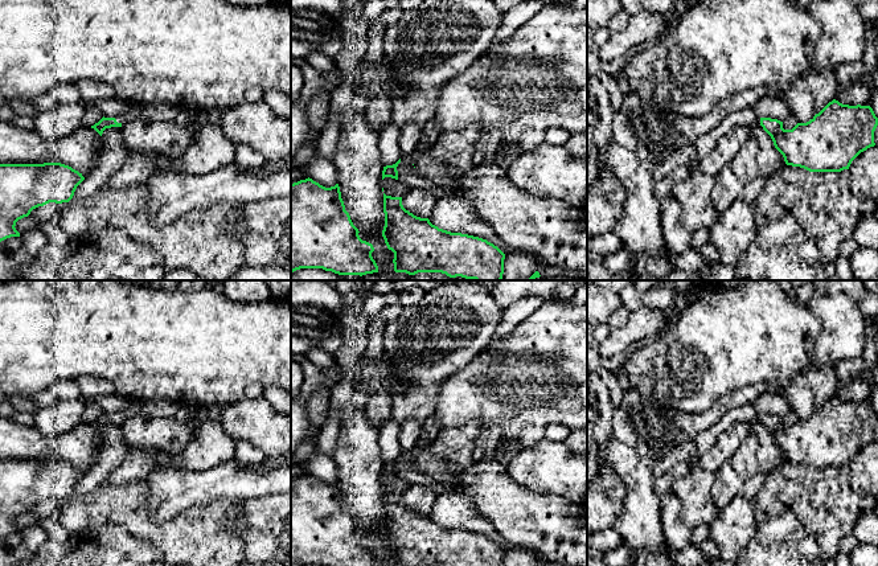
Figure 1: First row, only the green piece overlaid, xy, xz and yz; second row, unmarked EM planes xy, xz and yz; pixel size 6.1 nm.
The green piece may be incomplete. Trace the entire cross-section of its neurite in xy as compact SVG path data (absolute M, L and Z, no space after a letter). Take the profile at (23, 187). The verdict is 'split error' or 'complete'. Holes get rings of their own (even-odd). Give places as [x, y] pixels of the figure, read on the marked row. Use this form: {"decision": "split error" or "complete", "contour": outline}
{"decision": "complete", "contour": "M61 163L0 164L0 242L20 237L16 222L49 202L69 202L82 173Z"}

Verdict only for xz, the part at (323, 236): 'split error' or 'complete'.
complete

